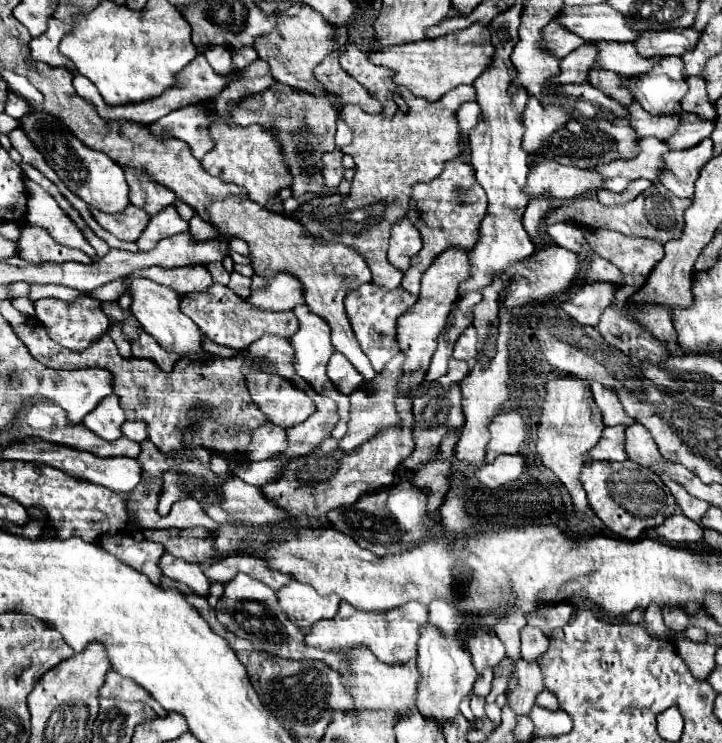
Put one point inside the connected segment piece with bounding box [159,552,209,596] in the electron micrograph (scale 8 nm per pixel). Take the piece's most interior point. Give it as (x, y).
(179, 570)

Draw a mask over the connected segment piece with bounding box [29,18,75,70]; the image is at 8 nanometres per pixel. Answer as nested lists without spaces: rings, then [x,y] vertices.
[[[51,18],[47,32],[43,32],[41,36],[37,36],[29,42],[31,56],[35,60],[49,64],[49,66],[61,66],[61,68],[67,68],[67,70],[75,70],[75,64],[69,58],[61,56],[61,52],[59,52],[59,42],[69,32],[71,32],[71,26]]]

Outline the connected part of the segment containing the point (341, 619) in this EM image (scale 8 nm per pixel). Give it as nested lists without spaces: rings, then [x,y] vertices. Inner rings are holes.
[[[343,602],[335,618],[321,620],[309,630],[307,644],[317,646],[321,650],[347,650],[353,646],[365,646],[385,664],[405,664],[417,660],[417,642],[421,628],[425,624],[427,624],[427,606],[419,602],[409,602],[405,606],[395,607],[387,612],[355,610],[351,604]]]

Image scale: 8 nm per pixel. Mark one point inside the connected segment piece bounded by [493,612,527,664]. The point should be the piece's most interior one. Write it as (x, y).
(508, 628)

